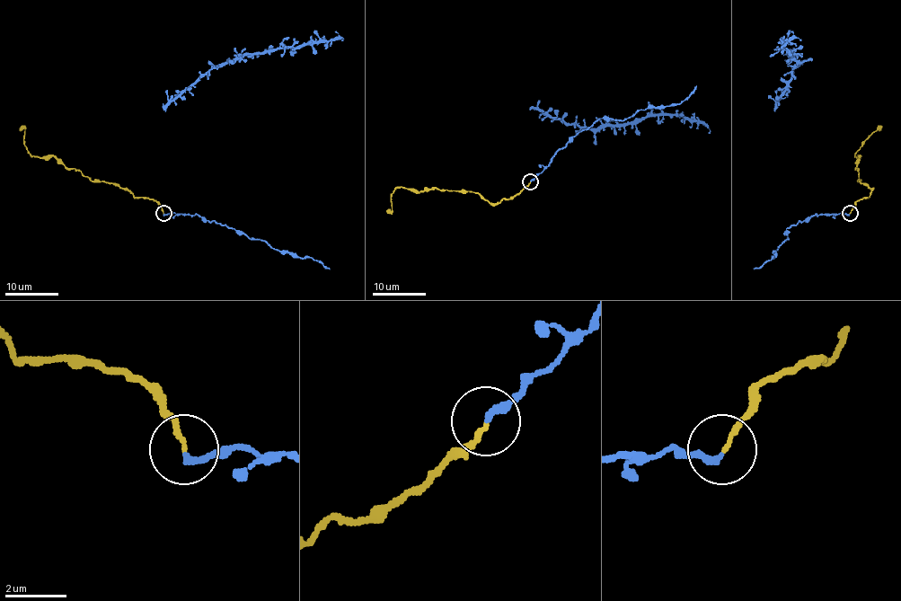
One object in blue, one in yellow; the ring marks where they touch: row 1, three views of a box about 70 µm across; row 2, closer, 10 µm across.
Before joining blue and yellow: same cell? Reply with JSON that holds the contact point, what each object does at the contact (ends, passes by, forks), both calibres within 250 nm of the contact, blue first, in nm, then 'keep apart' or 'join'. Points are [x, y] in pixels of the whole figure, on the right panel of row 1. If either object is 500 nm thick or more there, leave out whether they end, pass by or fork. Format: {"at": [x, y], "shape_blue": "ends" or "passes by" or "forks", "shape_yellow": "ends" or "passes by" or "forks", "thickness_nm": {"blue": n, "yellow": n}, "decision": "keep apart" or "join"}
{"at": [850, 213], "shape_blue": "ends", "shape_yellow": "ends", "thickness_nm": {"blue": 240, "yellow": 140}, "decision": "join"}

